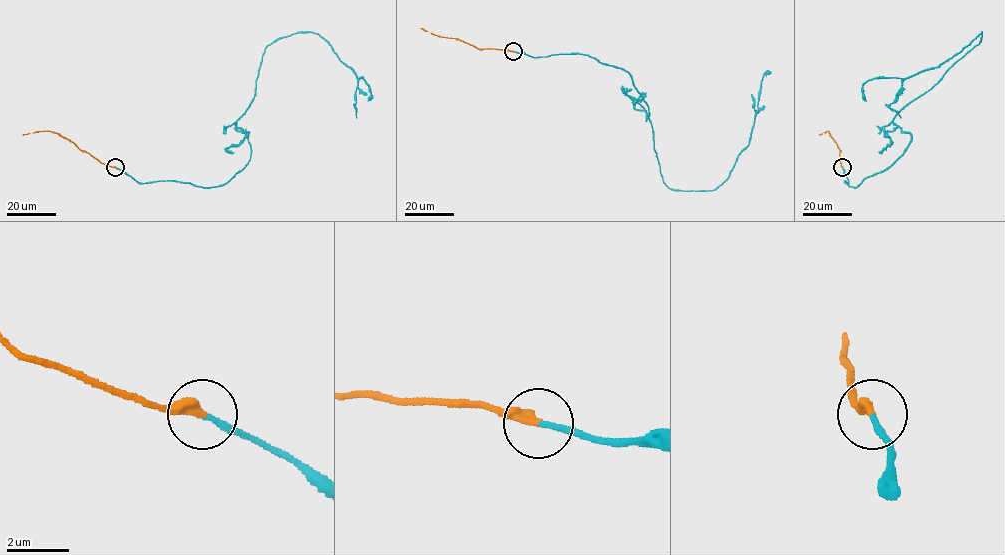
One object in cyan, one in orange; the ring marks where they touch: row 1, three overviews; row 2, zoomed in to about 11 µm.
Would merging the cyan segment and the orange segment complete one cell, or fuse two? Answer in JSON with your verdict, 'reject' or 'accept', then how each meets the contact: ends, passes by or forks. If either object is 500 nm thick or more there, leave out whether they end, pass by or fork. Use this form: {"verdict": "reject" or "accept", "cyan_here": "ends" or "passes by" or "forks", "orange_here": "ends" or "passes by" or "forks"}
{"verdict": "accept", "cyan_here": "ends", "orange_here": "ends"}

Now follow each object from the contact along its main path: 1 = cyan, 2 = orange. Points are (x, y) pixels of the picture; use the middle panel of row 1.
1: (513, 52), (588, 55), (626, 70), (664, 183), (686, 191), (728, 177), (766, 75)
2: (513, 52), (477, 49), (421, 28)

